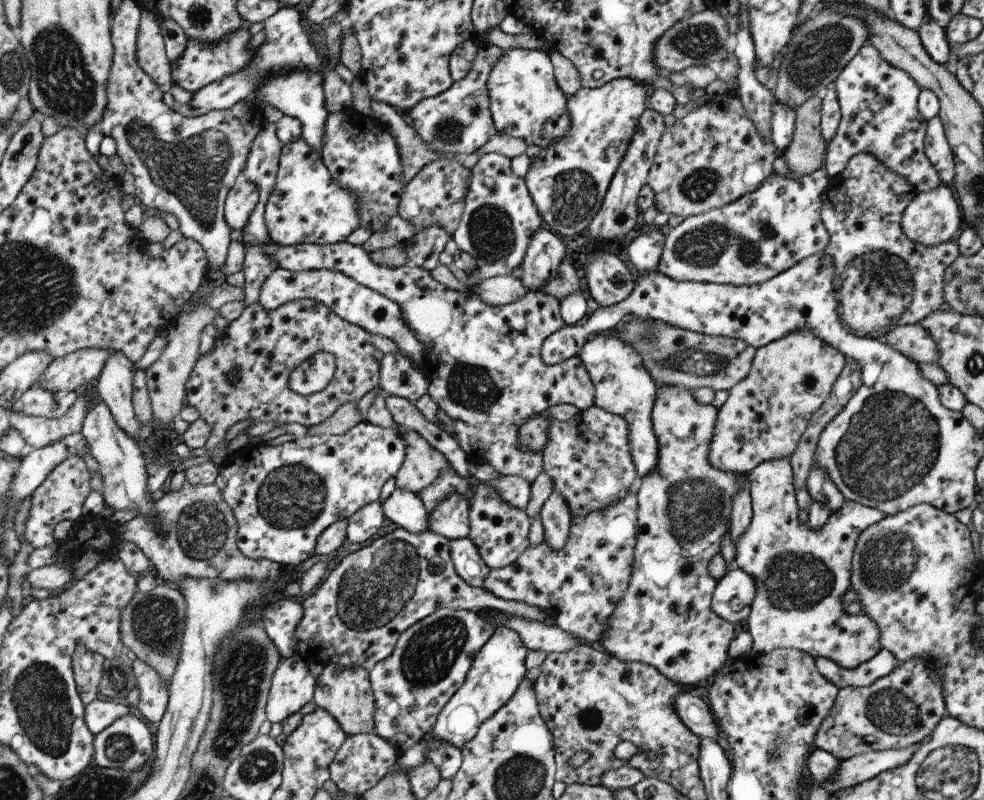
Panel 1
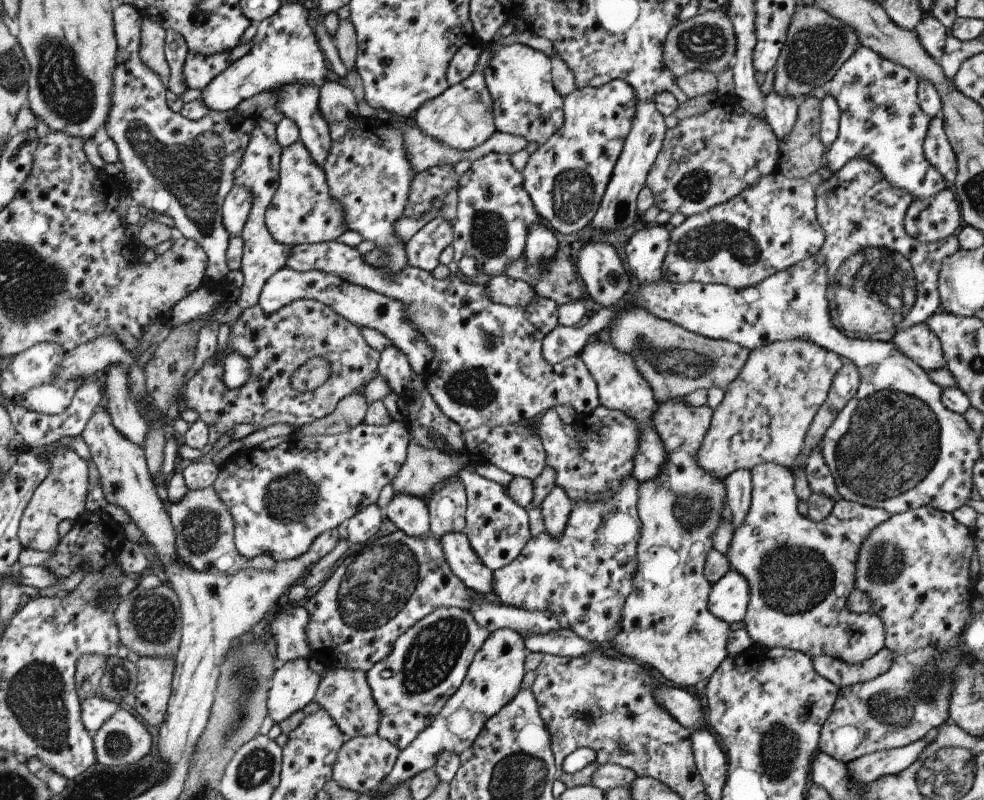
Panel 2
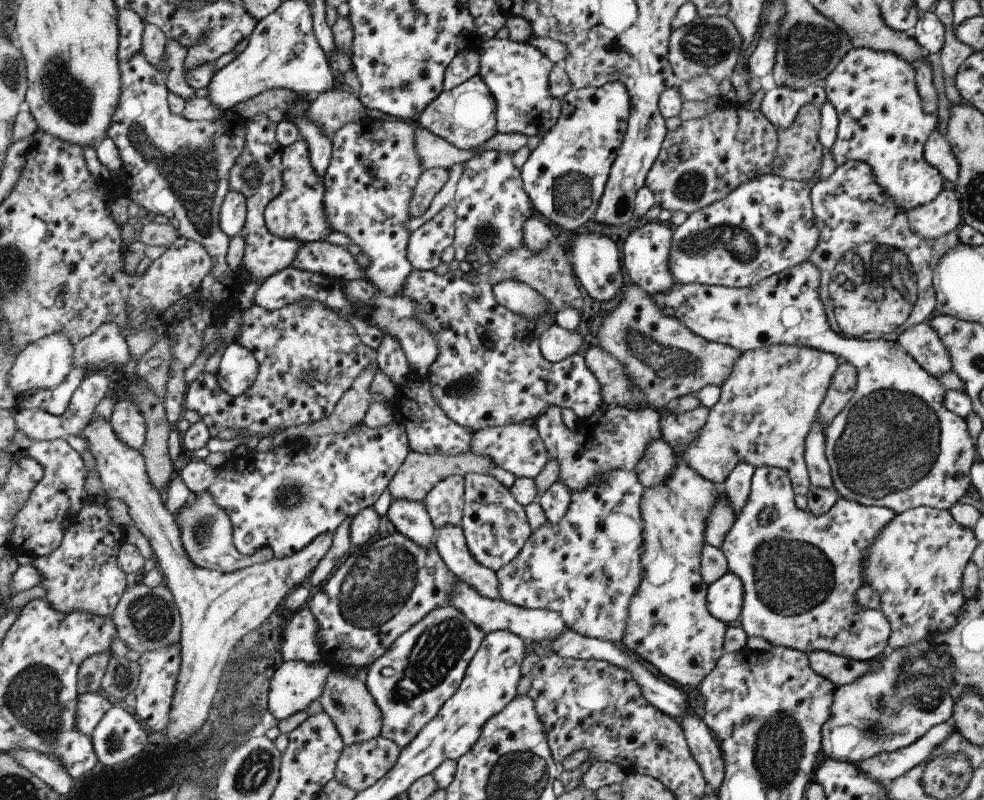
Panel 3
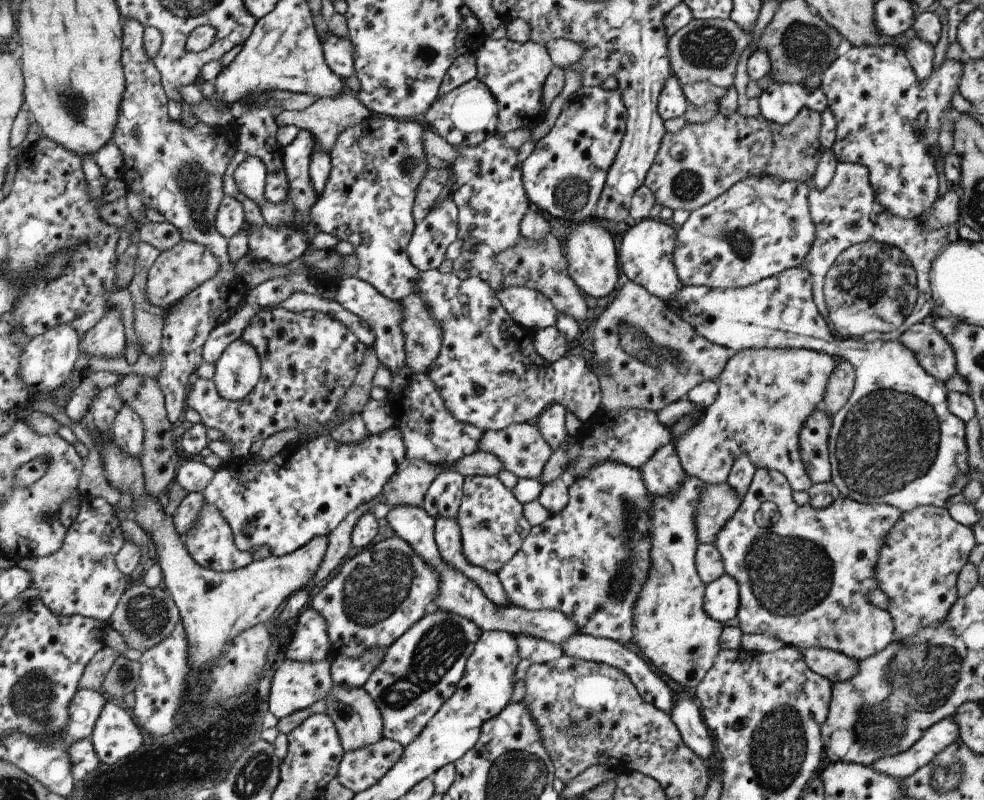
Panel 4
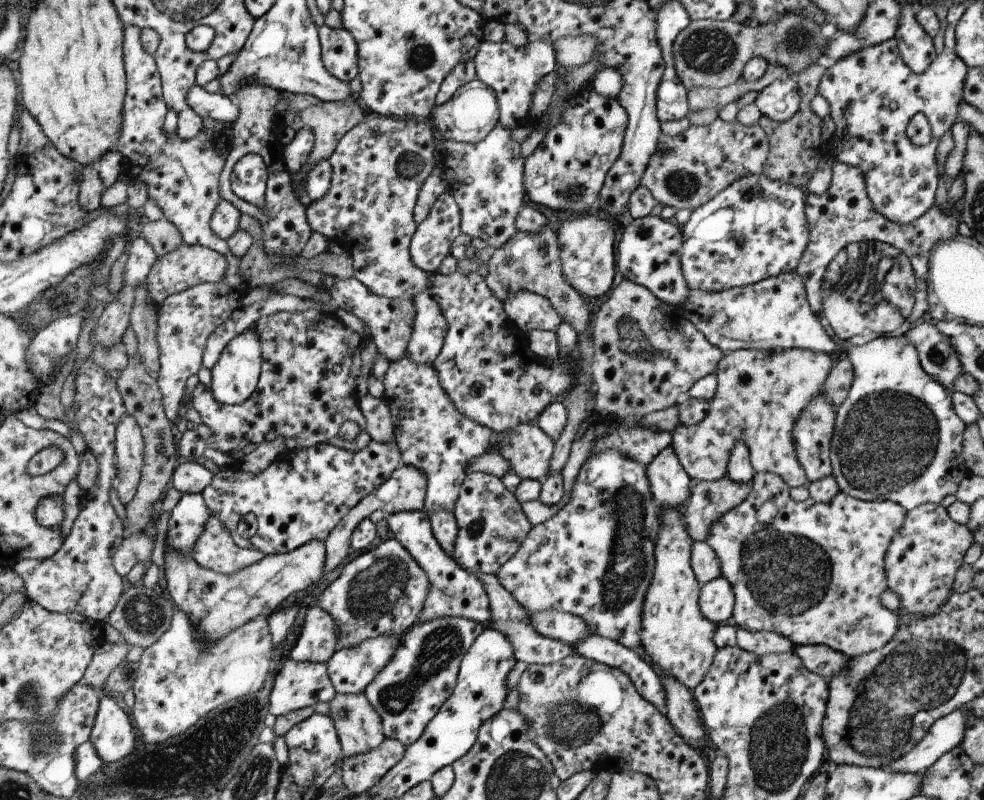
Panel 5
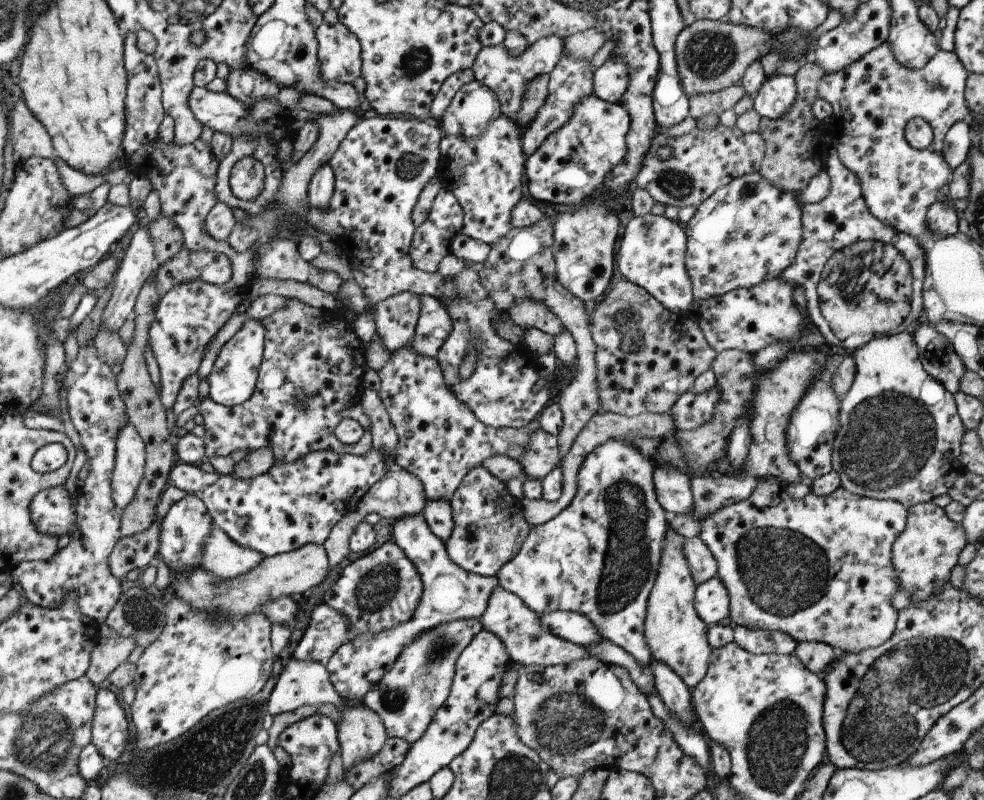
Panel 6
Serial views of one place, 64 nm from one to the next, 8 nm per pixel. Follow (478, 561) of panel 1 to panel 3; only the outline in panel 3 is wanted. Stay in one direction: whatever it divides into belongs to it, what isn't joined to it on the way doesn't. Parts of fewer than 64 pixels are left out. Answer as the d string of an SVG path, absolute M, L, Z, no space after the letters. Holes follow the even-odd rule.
M445 525L438 528L433 543L444 565L459 581L474 588L482 597L500 598L495 572L481 566L471 556L461 527Z

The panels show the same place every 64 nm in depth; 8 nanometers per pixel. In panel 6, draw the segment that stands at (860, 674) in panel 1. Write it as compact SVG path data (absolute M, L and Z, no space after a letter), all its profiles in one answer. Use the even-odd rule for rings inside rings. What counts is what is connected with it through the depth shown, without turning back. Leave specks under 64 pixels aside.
M813 641L796 643L792 652L809 672L823 676L830 664L836 659L836 650L825 643Z

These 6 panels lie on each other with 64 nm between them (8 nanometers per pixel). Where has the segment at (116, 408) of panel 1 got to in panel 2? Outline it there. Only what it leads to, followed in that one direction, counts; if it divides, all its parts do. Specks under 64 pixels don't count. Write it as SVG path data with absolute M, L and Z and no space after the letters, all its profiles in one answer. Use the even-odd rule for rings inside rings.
M111 365L100 375L103 405L110 416L111 424L127 440L141 447L149 424L135 408L127 383L127 369L123 365Z

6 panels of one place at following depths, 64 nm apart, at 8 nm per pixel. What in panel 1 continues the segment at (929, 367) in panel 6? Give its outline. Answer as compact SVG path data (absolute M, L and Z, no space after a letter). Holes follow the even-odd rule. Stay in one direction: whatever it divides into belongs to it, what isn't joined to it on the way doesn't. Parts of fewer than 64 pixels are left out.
M919 325L896 326L885 333L886 343L915 363L935 363L938 350L930 334Z

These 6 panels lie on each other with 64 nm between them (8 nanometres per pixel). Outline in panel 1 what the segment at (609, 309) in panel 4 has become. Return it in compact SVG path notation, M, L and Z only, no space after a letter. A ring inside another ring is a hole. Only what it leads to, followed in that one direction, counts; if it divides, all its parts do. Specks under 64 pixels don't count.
M635 316L625 318L614 332L638 352L657 387L683 387L691 391L711 387L715 391L728 391L747 376L756 351L743 340L696 333Z

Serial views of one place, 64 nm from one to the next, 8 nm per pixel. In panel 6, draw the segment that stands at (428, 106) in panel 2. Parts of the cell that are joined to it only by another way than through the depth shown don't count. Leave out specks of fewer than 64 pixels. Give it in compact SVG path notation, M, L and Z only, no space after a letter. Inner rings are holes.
M473 78L455 92L437 122L441 136L474 139L499 116L500 104L495 93Z

